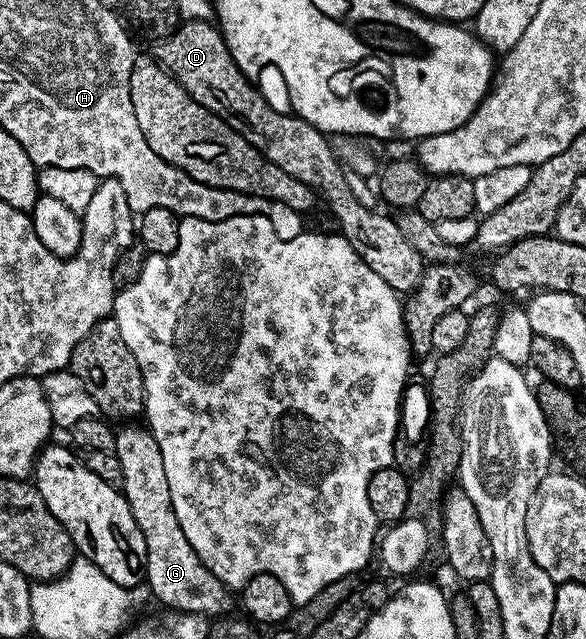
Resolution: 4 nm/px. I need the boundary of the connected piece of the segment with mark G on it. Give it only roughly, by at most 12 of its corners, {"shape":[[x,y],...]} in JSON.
{"shape":[[153,434],[115,436],[123,497],[145,538],[146,587],[176,613],[230,613],[169,498]]}

